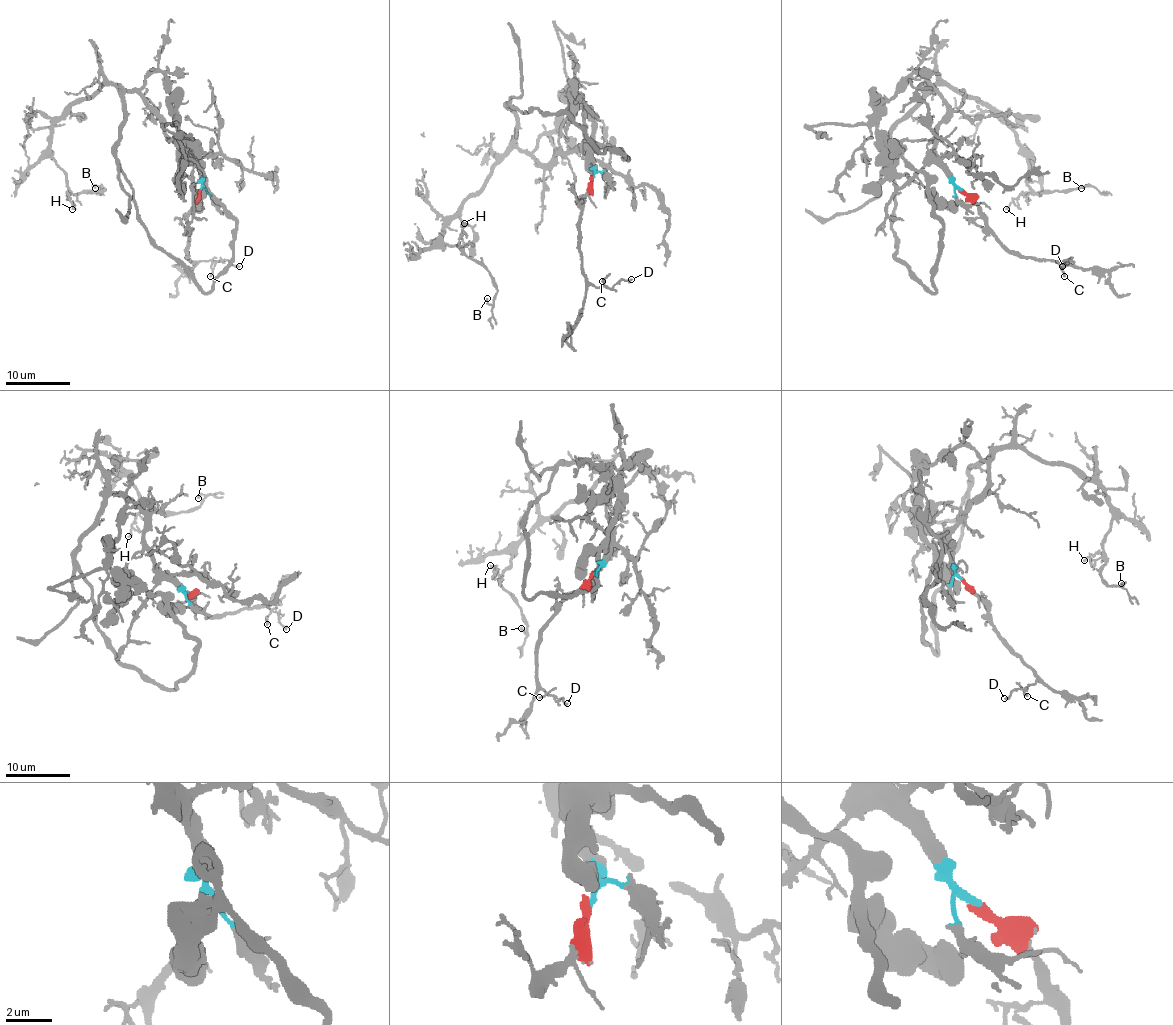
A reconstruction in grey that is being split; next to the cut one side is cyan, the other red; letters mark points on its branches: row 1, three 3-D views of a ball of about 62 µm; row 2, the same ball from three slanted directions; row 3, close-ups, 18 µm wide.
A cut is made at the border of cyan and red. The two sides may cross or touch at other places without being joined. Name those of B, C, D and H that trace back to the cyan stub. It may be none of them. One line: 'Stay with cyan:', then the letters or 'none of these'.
Stay with cyan: B, H

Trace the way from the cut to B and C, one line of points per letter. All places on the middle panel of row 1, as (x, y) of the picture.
B: (592, 179), (580, 151), (546, 164), (516, 148), (501, 158), (443, 232), (491, 277), (487, 298)
C: (592, 179), (592, 187), (579, 200), (583, 277), (590, 283), (601, 287), (604, 279), (601, 282)

